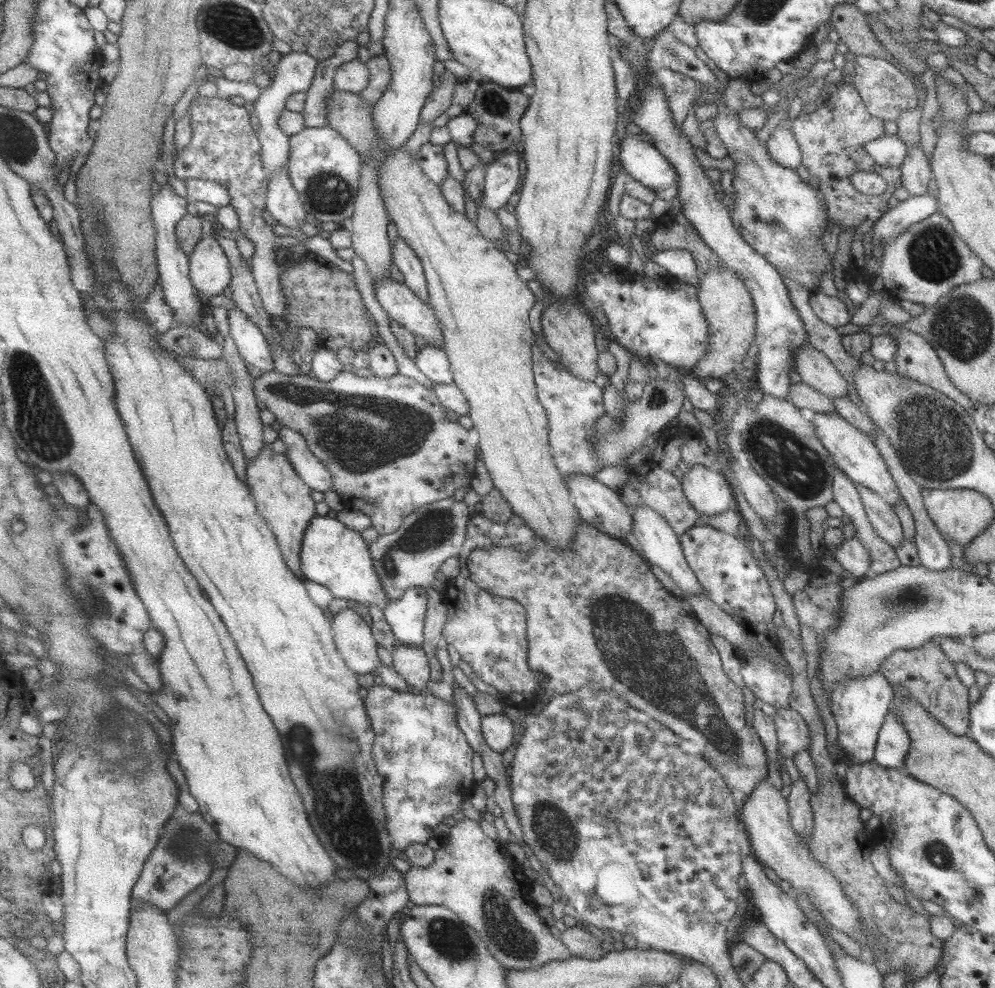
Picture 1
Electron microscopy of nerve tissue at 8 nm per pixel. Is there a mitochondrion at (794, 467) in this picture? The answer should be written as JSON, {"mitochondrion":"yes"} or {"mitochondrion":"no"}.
{"mitochondrion":"yes"}

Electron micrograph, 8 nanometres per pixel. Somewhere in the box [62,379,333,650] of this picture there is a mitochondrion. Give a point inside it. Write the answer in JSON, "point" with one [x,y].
{"point":[98,604]}

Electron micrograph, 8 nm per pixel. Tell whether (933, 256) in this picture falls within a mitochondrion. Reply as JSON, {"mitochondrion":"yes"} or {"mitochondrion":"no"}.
{"mitochondrion":"yes"}

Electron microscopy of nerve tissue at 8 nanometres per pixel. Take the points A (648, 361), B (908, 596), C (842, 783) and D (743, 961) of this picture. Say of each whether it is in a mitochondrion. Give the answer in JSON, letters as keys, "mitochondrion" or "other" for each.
{"A":"other","B":"mitochondrion","C":"other","D":"mitochondrion"}

